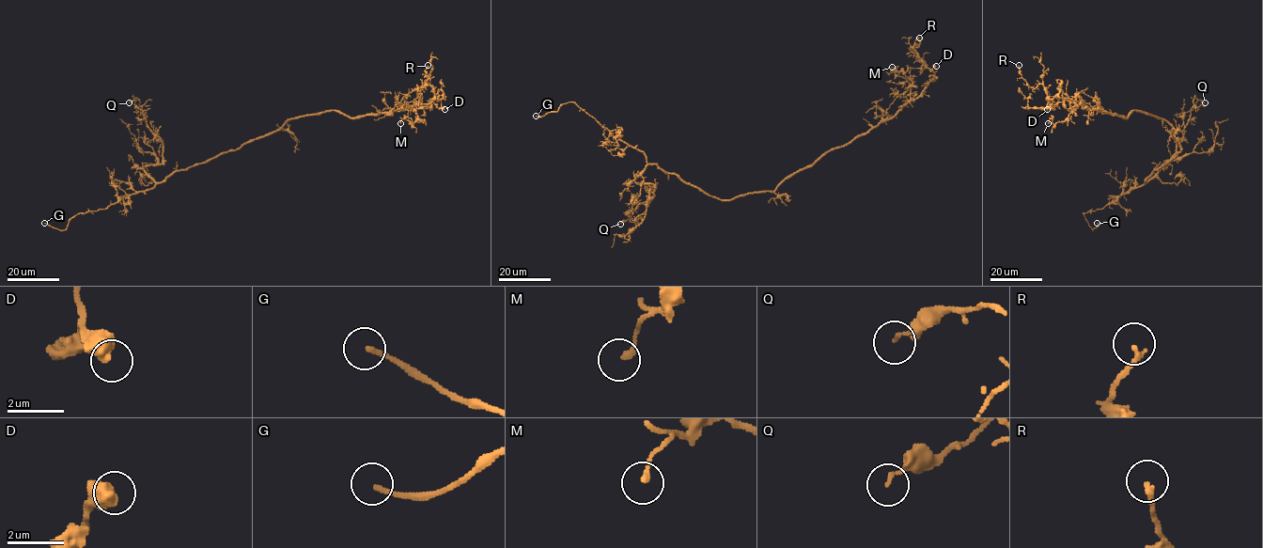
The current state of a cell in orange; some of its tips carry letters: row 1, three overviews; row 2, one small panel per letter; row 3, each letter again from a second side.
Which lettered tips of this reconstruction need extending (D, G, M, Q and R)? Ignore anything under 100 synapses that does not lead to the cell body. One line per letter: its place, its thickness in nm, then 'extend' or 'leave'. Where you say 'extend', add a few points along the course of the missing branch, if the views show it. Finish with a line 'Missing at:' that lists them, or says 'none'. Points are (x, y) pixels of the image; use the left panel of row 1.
D: place (444, 109); calibre 600 nm; leave
G: place (44, 223); calibre 170 nm; extend
M: place (400, 123); calibre 200 nm; leave
Q: place (129, 102); calibre 110 nm; leave
R: place (428, 65); calibre 150 nm; leave
Missing at: G

